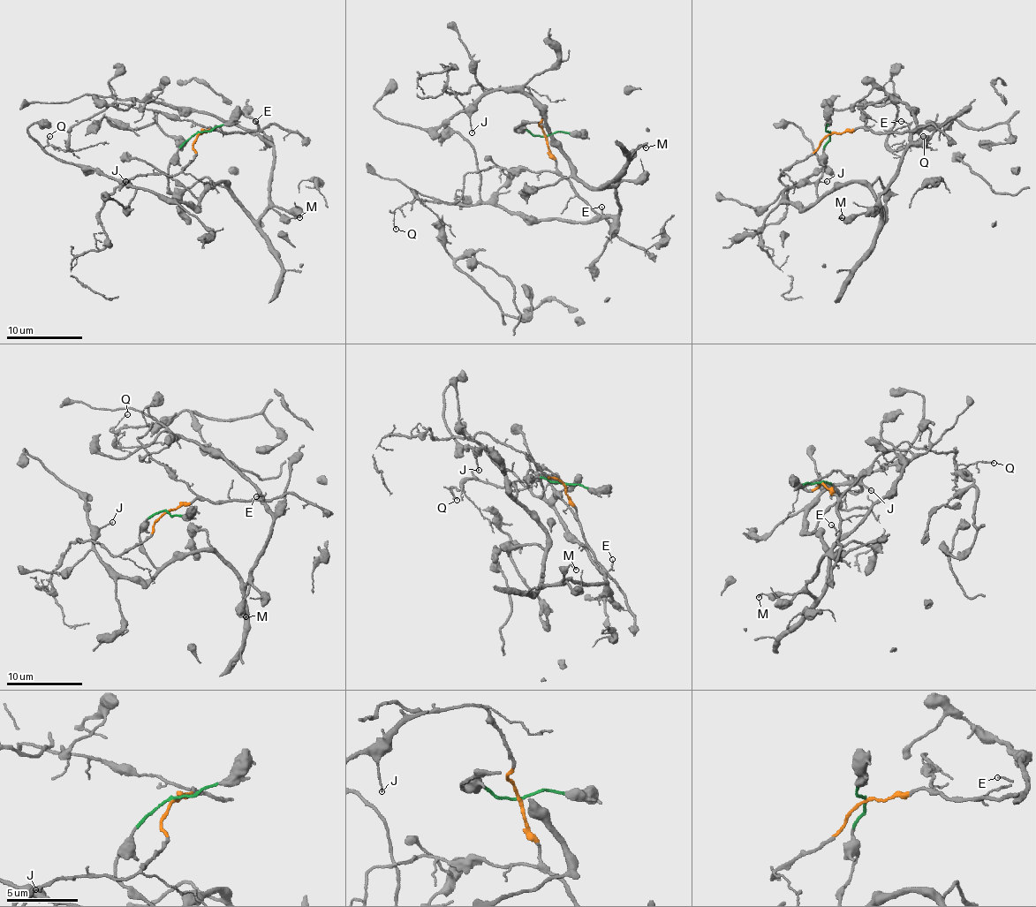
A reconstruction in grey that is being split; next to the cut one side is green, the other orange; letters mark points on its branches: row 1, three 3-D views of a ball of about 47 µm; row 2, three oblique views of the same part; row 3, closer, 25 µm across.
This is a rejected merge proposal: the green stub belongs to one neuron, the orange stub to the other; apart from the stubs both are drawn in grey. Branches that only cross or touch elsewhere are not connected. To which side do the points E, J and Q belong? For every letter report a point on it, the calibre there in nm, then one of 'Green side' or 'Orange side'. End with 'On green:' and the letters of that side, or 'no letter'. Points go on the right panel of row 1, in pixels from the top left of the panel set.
E: Place: (901, 121). Thickness 100 nm. Orange side
J: Place: (827, 181). Thickness 110 nm. Green side
Q: Place: (923, 136). Thickness 90 nm. Orange side
On green: J

